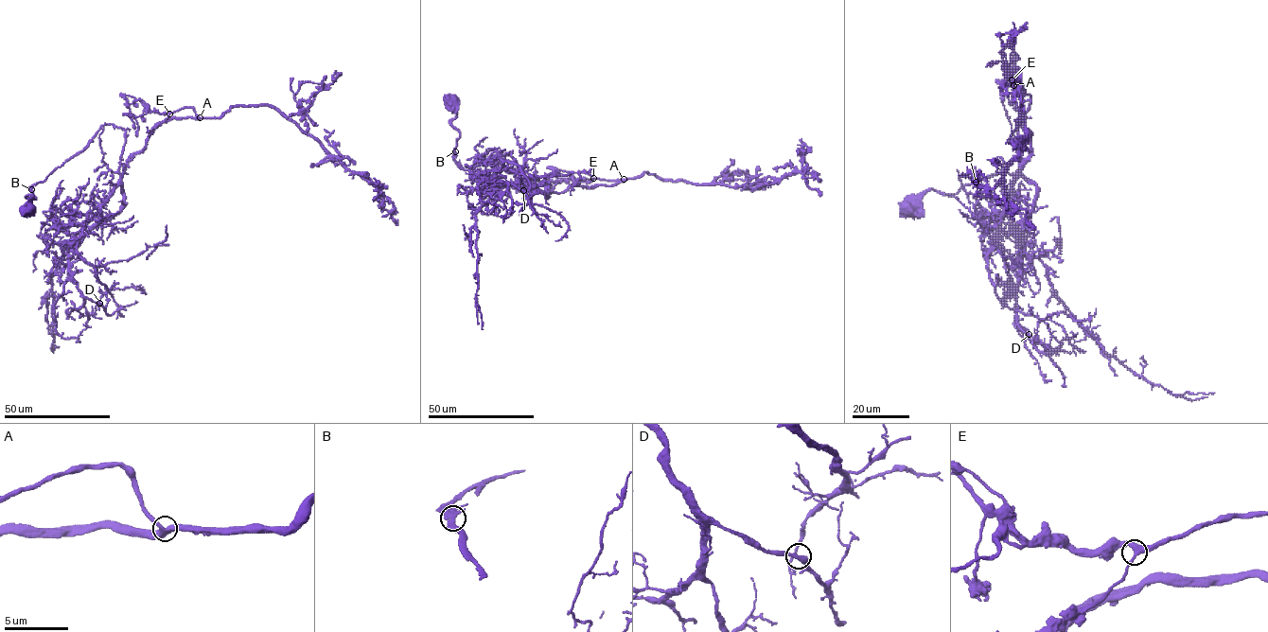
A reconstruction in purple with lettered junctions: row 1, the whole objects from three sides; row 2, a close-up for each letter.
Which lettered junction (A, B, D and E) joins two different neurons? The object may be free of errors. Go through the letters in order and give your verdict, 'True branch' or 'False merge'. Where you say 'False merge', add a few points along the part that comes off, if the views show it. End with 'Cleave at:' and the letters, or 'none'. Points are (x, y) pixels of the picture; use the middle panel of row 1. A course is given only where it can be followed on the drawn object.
A: True branch
B: True branch
D: True branch
E: True branch
Cleave at: none

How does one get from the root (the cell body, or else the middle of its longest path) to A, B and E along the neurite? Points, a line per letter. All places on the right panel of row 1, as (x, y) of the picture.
A: (906, 210), (928, 190), (955, 194), (1005, 167), (1022, 147), (1025, 94), (1016, 152), (1028, 156), (1013, 85)
B: (906, 210), (905, 213), (911, 214), (916, 202), (928, 190), (955, 194), (963, 186), (976, 182)
E: (906, 210), (1005, 167), (1025, 94), (1016, 152), (1028, 156), (1012, 79)

